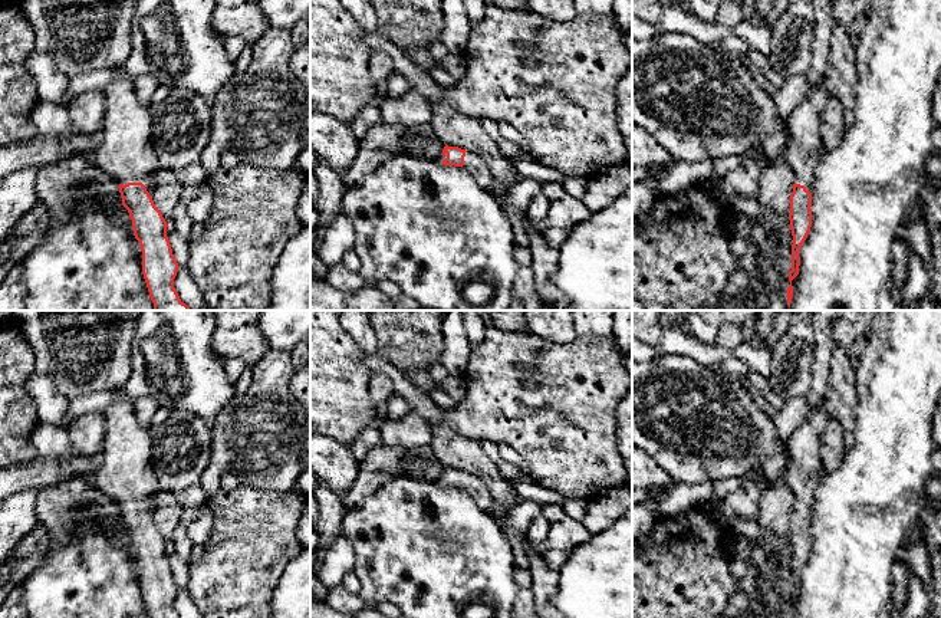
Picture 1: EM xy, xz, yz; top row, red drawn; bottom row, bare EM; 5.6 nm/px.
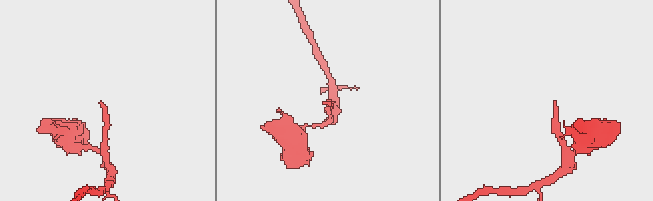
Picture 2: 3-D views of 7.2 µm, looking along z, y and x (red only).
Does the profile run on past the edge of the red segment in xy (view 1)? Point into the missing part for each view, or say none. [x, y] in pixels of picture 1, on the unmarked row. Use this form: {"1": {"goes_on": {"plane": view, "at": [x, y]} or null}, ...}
{"1": {"goes_on": {"plane": "xy", "at": [127, 476]}}}

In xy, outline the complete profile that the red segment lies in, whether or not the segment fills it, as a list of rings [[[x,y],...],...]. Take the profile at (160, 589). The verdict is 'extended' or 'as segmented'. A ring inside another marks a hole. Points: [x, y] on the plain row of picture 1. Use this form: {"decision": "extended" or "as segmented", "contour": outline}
{"decision": "extended", "contour": [[[126,398],[111,402],[105,411],[105,440],[102,466],[92,476],[91,483],[119,504],[122,527],[132,542],[134,558],[142,573],[142,596],[149,618],[178,618],[174,601],[178,585],[167,559],[167,543],[152,523],[151,497],[159,493],[157,476],[151,464],[151,428],[142,427],[135,415],[135,401]]]}

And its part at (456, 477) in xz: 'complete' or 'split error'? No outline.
split error

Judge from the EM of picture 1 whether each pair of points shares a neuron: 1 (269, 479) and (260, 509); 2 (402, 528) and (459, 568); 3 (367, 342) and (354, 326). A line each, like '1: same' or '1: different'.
1: different
2: same
3: same

